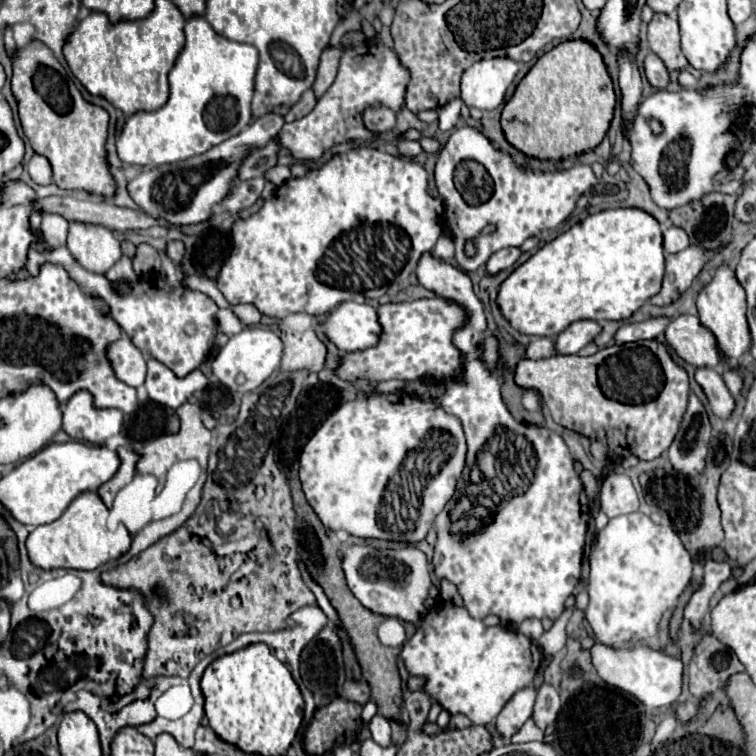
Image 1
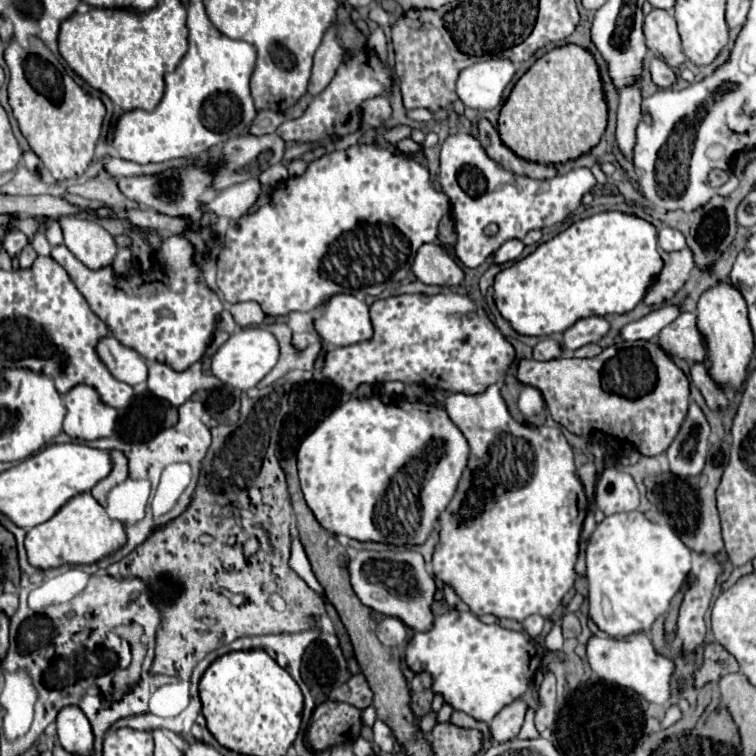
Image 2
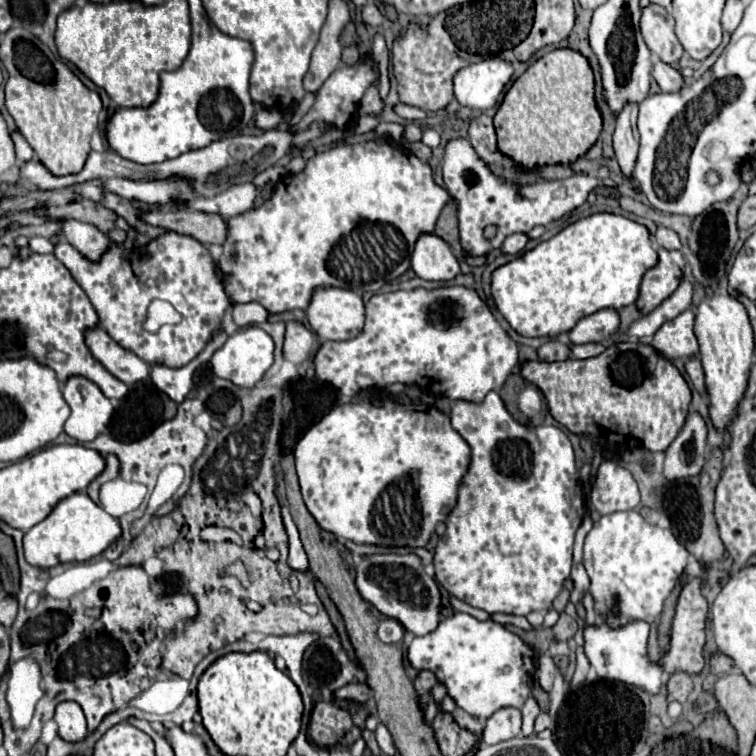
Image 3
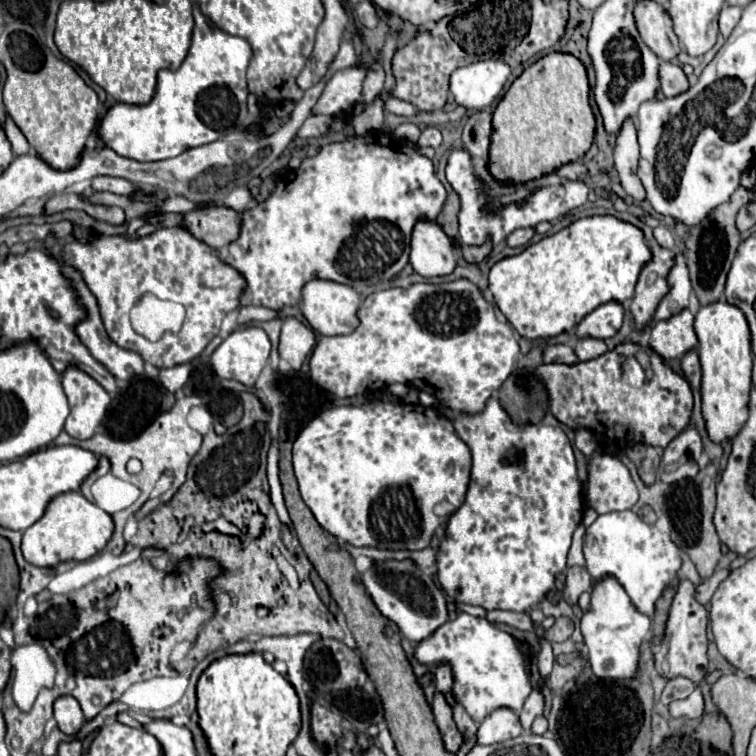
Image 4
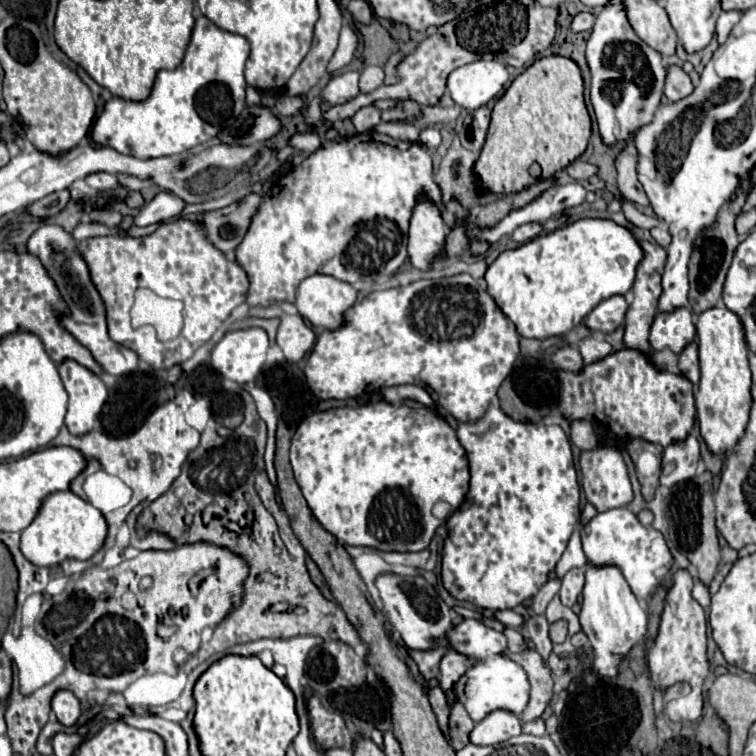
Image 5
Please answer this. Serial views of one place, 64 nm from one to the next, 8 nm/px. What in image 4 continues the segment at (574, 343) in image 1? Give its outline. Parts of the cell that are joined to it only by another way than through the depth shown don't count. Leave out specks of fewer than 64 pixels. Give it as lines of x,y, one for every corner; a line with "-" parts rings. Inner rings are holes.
616,300
606,302
598,308
594,308
578,326
576,326
576,336
584,338
584,336
592,336
592,338
610,338
614,336
620,326
622,326
622,318
624,318
624,306

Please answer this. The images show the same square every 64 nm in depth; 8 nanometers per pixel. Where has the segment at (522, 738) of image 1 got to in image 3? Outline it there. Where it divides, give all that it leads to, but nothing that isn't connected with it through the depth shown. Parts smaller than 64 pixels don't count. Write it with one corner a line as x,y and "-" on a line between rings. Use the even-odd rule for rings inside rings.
528,698
520,712
522,712
522,734
530,736
534,732
534,720
540,714
540,706
538,706
536,698

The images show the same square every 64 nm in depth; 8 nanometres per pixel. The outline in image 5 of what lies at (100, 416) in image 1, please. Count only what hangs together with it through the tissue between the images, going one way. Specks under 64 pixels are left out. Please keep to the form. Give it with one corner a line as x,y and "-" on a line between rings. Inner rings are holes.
62,360
58,372
70,396
66,426
76,436
86,434
94,428
94,420
100,416
100,408
108,398
106,384
92,370
76,364
76,360

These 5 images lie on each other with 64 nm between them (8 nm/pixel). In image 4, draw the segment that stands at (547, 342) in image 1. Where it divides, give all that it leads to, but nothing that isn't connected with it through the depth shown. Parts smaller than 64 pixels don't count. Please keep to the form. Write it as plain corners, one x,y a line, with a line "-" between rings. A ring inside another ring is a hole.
550,344
544,348
544,362
548,362
548,364
552,364
552,362
576,364
578,356
572,350
572,346
568,346
568,344

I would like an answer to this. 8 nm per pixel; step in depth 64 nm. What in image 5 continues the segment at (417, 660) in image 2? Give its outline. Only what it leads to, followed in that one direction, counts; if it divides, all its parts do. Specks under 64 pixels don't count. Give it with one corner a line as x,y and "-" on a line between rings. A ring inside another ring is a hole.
466,618
462,624
454,626
448,632
446,640
448,640
448,646
452,650
478,660
478,666
470,668
454,684
456,700
464,704
470,718
474,722
480,722
482,718
486,718
494,710
508,710
508,712
516,714
518,718
522,718
522,712
524,712
524,708
528,704
528,698
530,698
530,684
528,684
528,676
526,676
524,668
502,656
502,652
506,650
506,636
498,630
492,630
492,628
484,626
478,620

